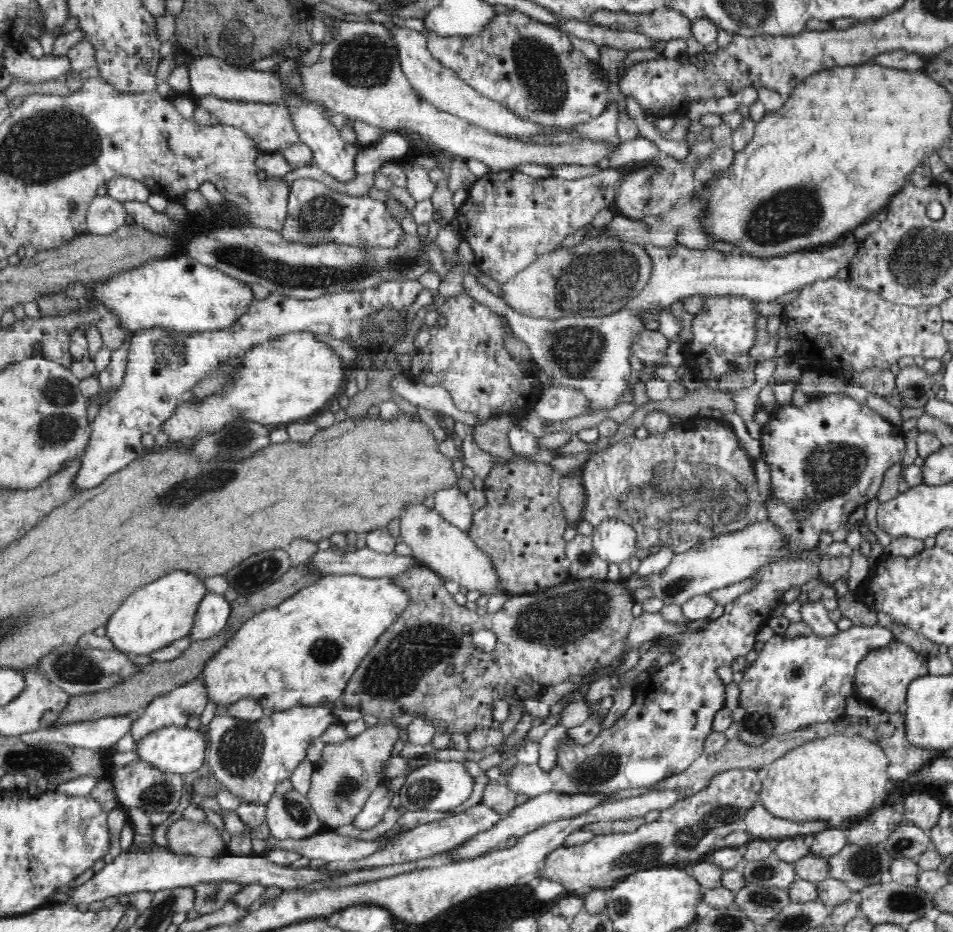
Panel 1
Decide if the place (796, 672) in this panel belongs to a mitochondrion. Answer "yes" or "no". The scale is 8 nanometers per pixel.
no

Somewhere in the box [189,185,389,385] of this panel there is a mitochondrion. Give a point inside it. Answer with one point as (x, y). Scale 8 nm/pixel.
(310, 222)

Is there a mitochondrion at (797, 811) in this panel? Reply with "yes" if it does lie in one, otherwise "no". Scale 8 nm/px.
no

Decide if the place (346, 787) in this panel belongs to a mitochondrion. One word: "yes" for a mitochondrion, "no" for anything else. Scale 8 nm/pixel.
yes

